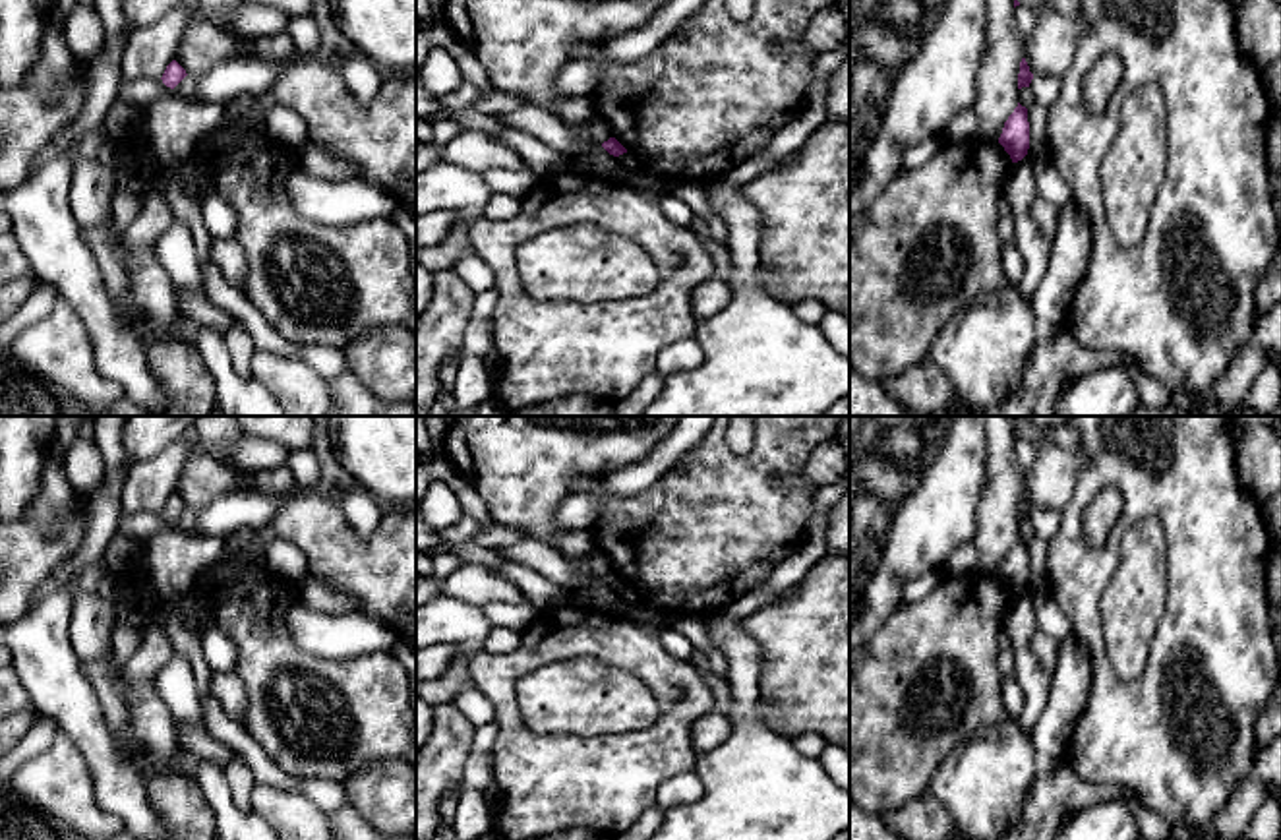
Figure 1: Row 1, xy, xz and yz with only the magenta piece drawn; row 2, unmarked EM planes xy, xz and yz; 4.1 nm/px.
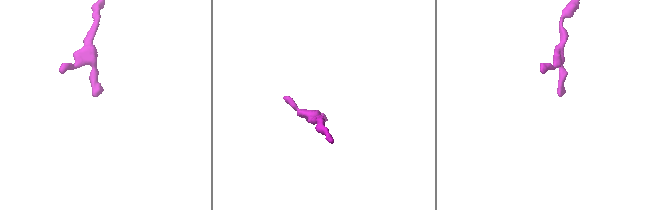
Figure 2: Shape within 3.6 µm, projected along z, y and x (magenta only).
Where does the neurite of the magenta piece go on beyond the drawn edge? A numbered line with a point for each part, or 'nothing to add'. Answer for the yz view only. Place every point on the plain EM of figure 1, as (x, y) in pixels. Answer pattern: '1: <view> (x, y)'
nothing to add

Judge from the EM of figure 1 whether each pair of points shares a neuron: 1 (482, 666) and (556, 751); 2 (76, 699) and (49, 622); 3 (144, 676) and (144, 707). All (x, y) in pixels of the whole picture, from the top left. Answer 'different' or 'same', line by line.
1: same
2: same
3: same

